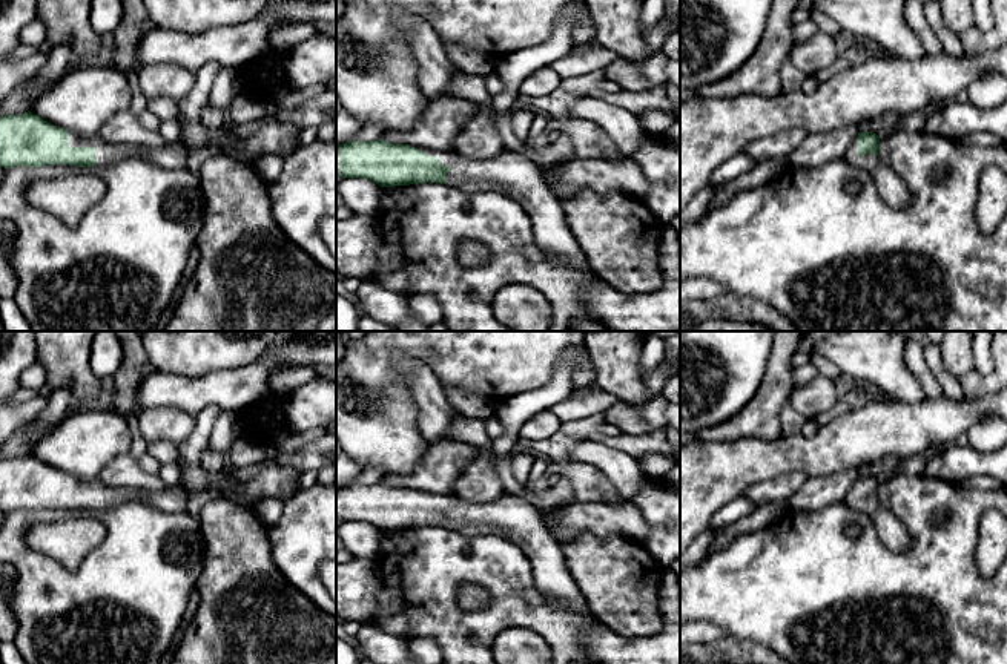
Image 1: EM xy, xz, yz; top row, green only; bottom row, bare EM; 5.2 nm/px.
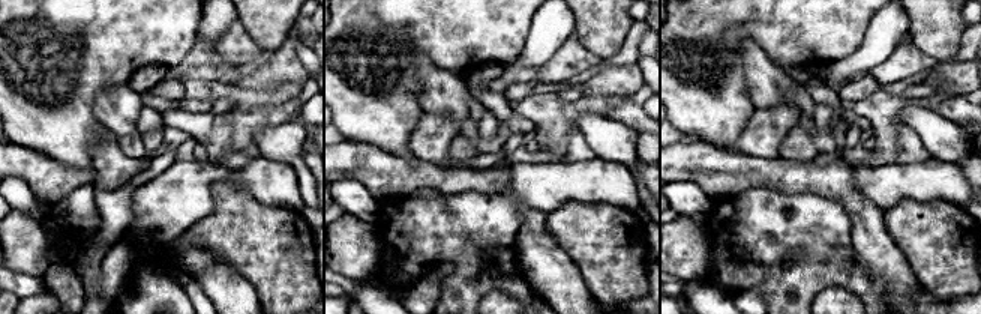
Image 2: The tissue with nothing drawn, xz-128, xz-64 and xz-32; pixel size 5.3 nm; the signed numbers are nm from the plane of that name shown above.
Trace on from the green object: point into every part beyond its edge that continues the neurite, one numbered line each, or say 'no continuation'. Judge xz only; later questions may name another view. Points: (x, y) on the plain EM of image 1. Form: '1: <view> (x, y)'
1: xz (513, 517)

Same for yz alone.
1: yz (892, 532)

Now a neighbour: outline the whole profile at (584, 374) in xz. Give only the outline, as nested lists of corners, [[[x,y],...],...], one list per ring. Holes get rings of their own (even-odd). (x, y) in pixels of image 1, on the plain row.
[[[589,357],[583,359],[573,374],[574,390],[596,383],[596,370]]]

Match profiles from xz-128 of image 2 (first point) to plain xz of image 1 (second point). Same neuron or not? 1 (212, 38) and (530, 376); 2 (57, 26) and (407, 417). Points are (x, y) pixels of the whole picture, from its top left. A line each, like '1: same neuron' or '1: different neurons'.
1: different neurons
2: same neuron

